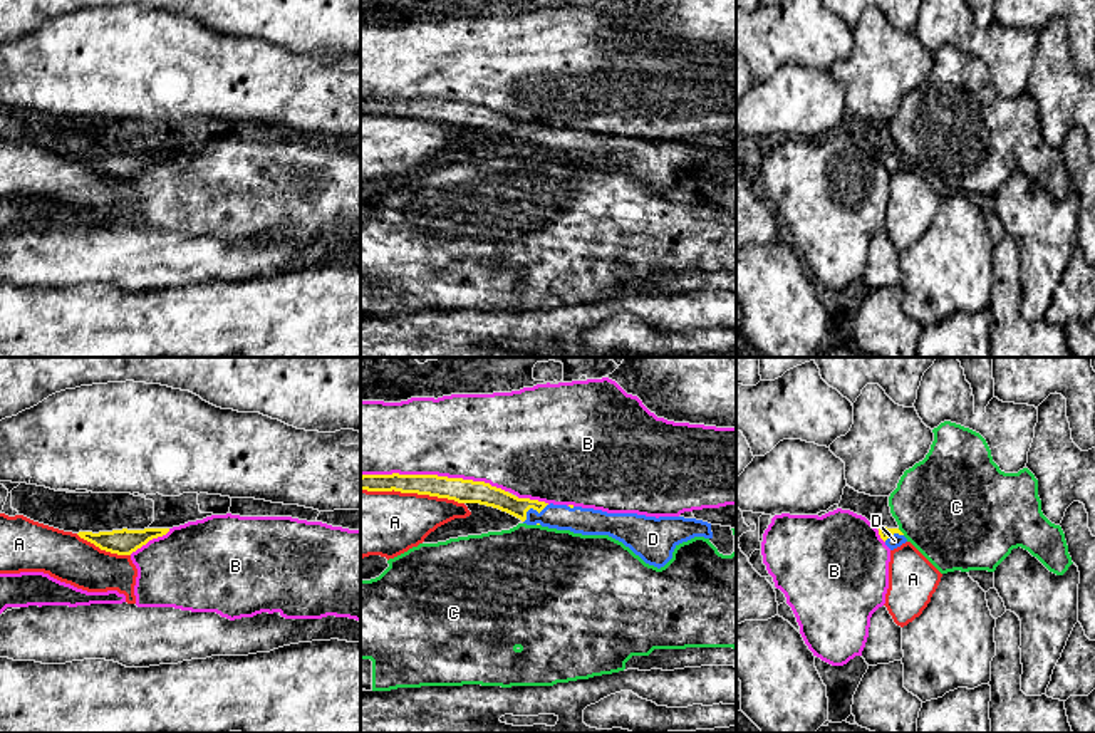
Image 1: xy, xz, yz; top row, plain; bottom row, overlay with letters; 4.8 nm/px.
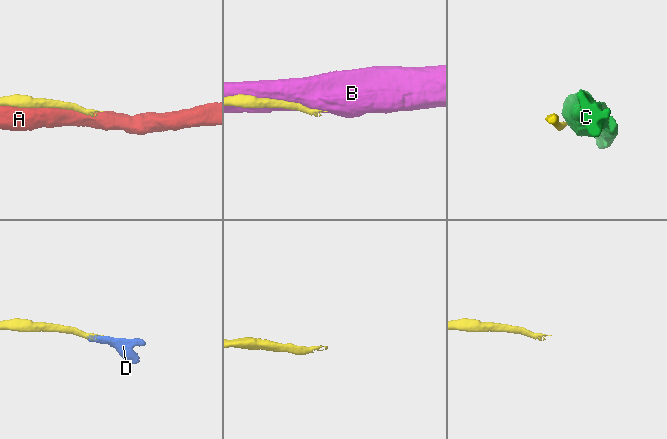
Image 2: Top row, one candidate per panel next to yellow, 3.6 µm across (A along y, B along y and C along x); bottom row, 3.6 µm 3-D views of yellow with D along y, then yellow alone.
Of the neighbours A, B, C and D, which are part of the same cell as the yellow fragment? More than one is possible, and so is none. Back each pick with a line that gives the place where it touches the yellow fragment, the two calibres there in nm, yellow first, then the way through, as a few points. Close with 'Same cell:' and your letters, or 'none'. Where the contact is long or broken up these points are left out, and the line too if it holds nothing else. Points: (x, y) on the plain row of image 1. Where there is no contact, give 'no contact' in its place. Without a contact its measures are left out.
D: meets yellow in xz at (532, 131); 110 nm thick on the yellow side, 130 nm on the other; runs through xz (483, 118), (517, 131), (532, 131), (545, 140), (579, 145)
Same cell: D

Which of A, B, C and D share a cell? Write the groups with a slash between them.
A / B / C / D

